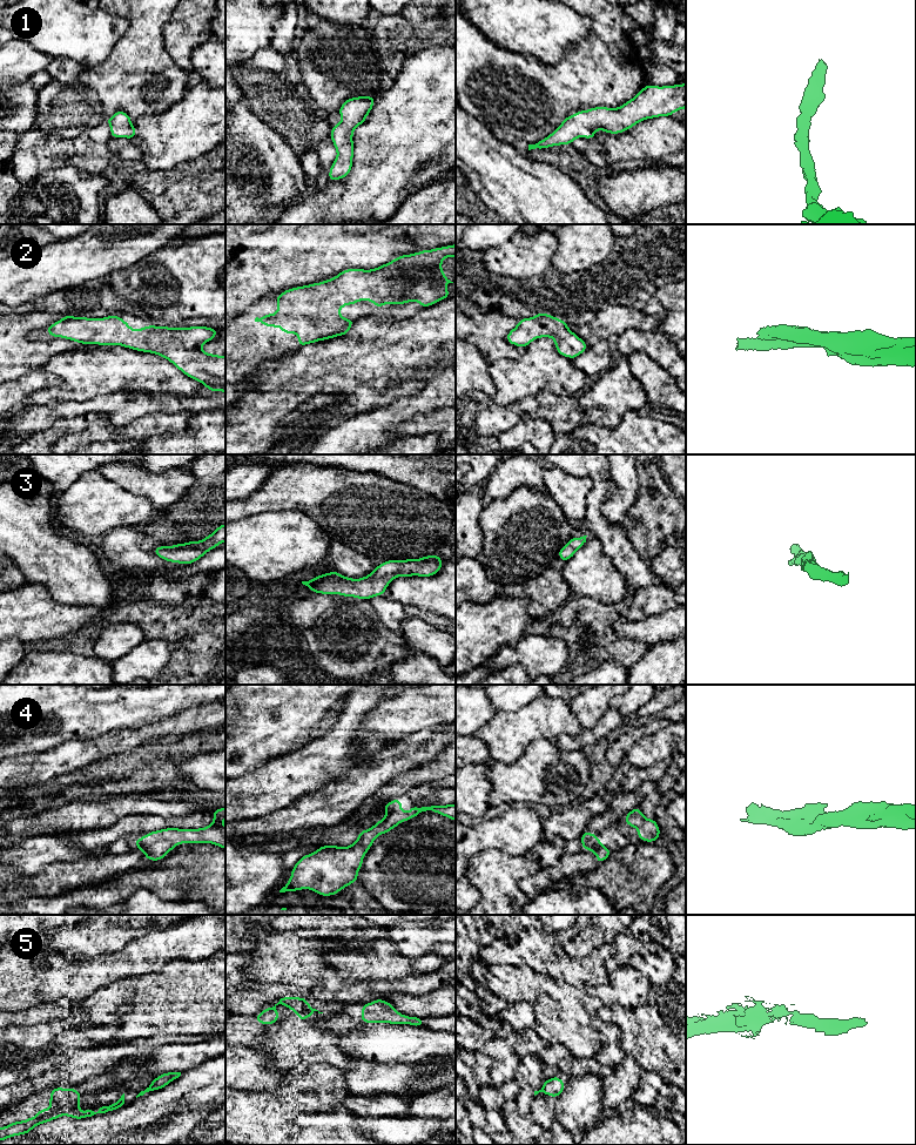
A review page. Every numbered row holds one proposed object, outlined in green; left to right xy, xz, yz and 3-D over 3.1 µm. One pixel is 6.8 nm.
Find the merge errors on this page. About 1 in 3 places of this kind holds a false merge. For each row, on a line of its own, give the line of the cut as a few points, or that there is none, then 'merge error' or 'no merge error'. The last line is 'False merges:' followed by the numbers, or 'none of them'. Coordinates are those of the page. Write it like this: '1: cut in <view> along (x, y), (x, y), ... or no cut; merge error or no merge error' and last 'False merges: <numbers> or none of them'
1: no cut; no merge error
2: no cut; no merge error
3: no cut; no merge error
4: no cut; no merge error
5: no cut; no merge error
False merges: none of them

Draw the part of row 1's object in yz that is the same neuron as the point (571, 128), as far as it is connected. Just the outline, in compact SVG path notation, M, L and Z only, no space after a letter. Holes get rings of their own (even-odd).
M686 82L662 87L648 85L619 108L594 107L565 117L547 137L528 144L528 150L571 144L578 137L594 139L595 130L620 134L644 120L671 116L685 108Z

